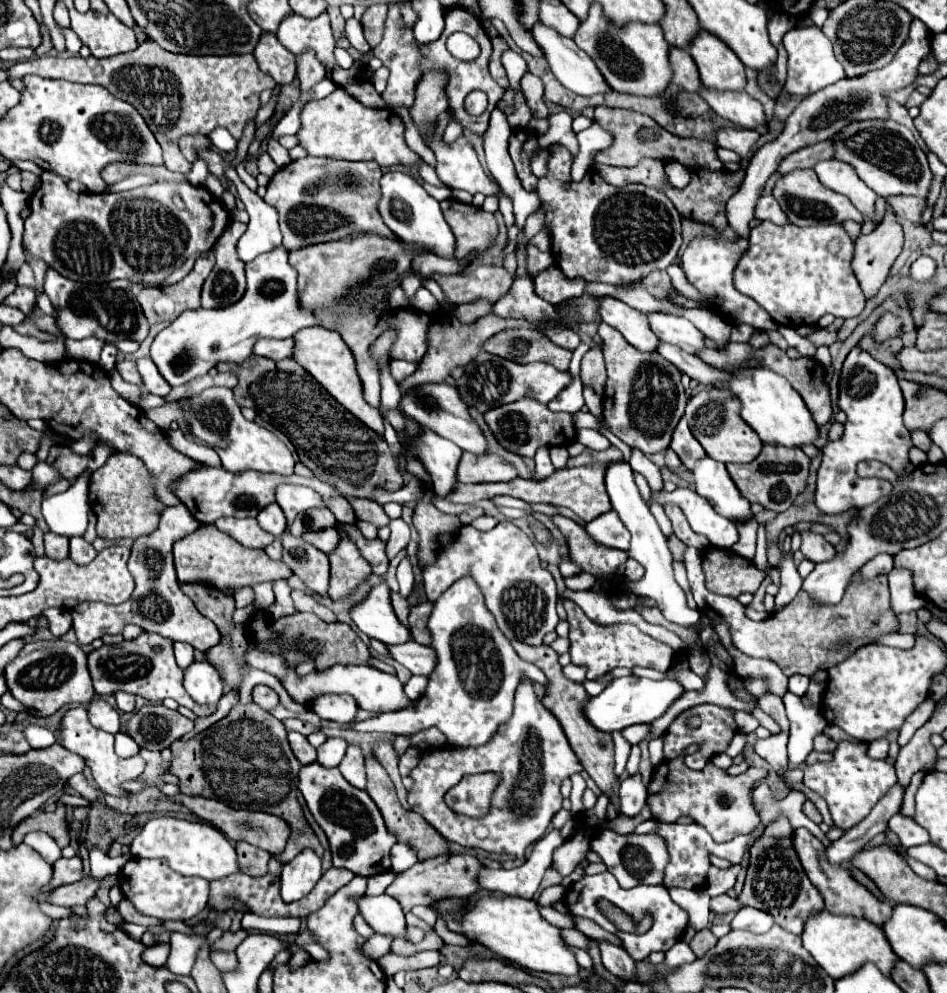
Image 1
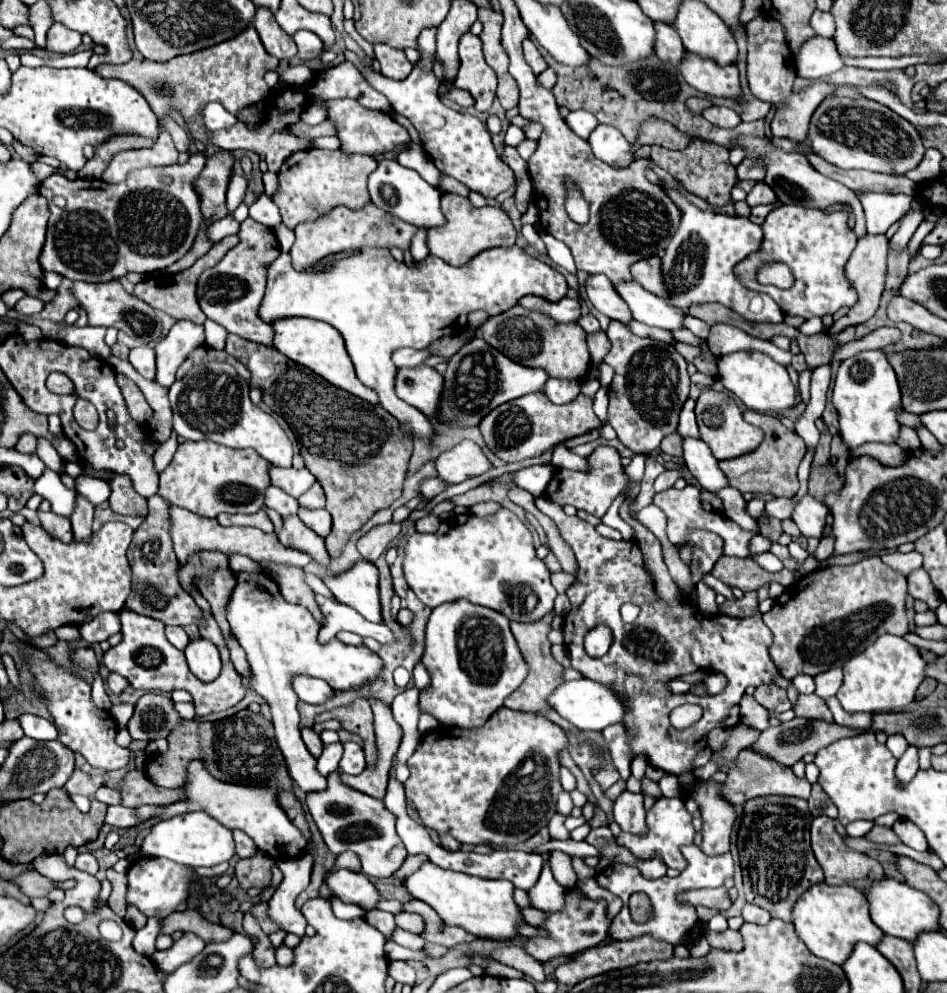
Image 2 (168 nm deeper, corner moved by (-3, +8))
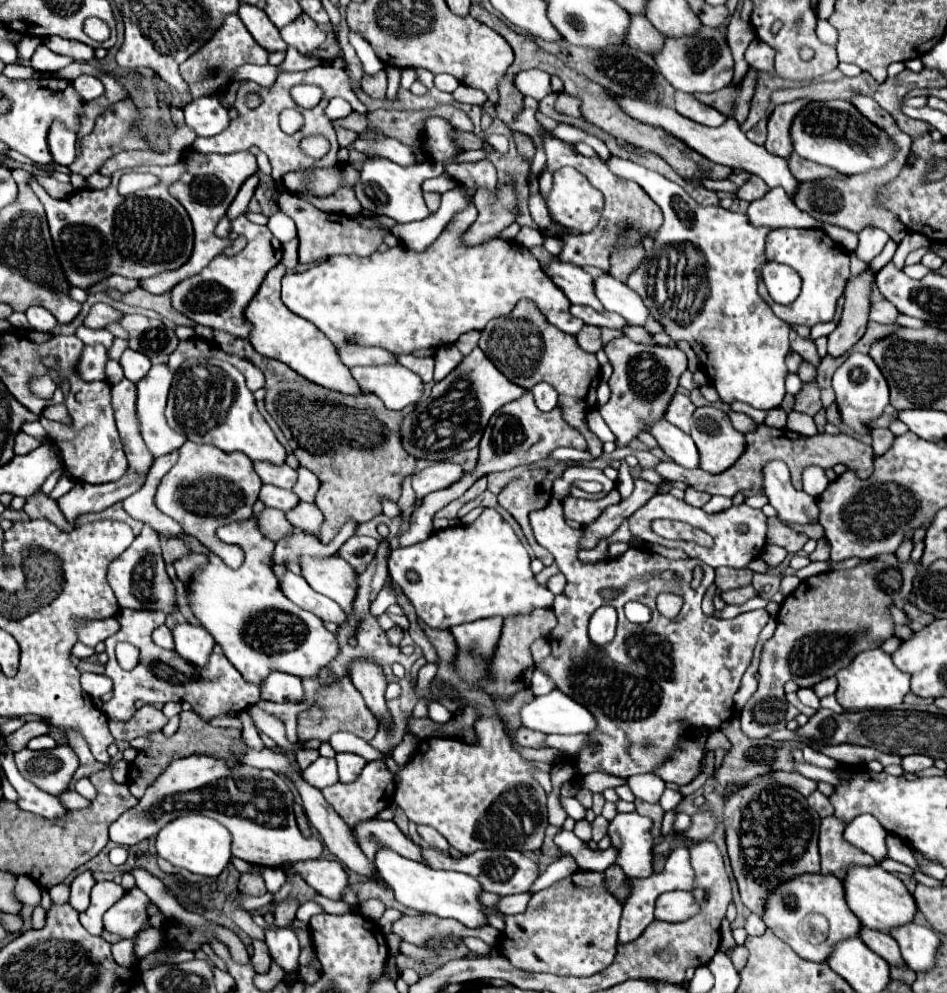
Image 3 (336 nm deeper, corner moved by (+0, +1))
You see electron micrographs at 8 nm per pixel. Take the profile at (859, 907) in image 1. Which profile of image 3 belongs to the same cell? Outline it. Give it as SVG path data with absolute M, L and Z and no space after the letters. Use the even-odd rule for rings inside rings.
M830 816L824 818L820 824L820 860L822 860L822 874L832 874L840 880L846 878L846 870L850 866L876 866L876 860L854 848L852 844L848 844L842 838L842 822L838 822L838 818Z

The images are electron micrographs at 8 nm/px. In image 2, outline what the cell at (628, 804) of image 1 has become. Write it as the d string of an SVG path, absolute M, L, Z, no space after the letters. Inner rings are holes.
M623 791L615 805L615 823L621 827L621 831L633 833L633 835L645 835L647 823L645 823L645 807L643 807L643 795L641 793L629 793Z

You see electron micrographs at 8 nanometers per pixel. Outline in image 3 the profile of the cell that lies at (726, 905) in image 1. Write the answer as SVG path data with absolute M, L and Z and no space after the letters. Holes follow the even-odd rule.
M666 892L656 902L656 918L666 922L684 922L698 914L700 904L692 892Z

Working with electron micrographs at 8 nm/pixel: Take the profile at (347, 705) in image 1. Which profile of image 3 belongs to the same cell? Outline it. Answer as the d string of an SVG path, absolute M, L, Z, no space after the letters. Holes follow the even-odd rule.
M274 672L266 678L264 686L262 686L262 700L270 700L270 702L302 702L304 700L304 686L302 680L292 676L292 674L284 674L284 672Z

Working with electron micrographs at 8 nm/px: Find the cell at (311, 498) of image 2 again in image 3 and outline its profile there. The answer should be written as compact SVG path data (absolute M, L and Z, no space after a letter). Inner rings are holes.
M298 468L298 482L296 482L296 486L294 486L294 494L296 494L302 502L310 502L310 504L312 504L318 488L320 488L318 478L316 478L310 470Z

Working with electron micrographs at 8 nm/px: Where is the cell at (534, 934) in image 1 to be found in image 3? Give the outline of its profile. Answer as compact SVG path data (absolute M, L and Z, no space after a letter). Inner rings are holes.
M380 850L376 854L376 868L380 872L380 878L392 888L394 898L418 912L436 914L440 918L454 918L462 922L468 928L480 928L488 924L488 916L484 912L484 904L480 904L480 894L484 892L480 882L476 878L470 878L468 874L460 872L442 872L442 870L430 870L422 862L414 862L408 858L402 858L394 850Z

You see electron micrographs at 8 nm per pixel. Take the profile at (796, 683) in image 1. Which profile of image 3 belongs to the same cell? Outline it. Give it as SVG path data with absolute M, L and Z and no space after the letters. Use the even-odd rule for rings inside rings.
M798 688L796 694L798 694L798 698L800 698L802 704L806 704L806 706L810 706L810 708L814 708L814 710L820 708L820 700L818 700L818 696L814 694L812 688Z

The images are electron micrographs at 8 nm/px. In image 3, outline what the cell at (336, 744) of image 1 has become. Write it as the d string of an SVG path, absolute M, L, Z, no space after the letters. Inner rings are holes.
M318 758L316 762L312 762L310 768L306 768L302 772L302 776L306 778L308 784L312 784L314 788L326 788L330 784L338 782L338 772L336 772L336 760L334 758Z

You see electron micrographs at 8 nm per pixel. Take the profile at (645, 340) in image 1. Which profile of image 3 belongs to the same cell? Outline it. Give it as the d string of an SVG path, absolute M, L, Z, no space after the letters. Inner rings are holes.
M554 258L552 264L548 266L546 274L554 280L554 284L566 294L566 298L572 304L582 304L590 306L598 312L604 310L602 302L594 294L594 280L590 274L586 274L578 266L570 266L566 262L560 262L560 258Z

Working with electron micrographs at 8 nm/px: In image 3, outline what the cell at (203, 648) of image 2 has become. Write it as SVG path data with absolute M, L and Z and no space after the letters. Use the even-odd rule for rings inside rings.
M176 624L172 628L174 642L176 642L176 652L190 664L194 666L206 666L208 658L216 646L214 638L210 632L202 626L192 626L192 624Z

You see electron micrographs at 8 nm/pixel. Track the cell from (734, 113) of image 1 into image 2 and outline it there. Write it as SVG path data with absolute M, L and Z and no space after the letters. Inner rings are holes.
M685 53L679 69L681 69L683 79L691 87L695 87L697 91L709 97L737 99L741 95L739 71L735 65L721 67L713 63L713 59L701 59L693 53Z

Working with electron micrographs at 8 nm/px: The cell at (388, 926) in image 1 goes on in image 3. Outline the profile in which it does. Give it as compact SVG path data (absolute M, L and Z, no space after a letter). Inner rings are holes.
M310 860L310 862L296 862L290 864L290 870L304 876L304 880L322 896L330 900L342 900L348 888L348 874L334 860Z

